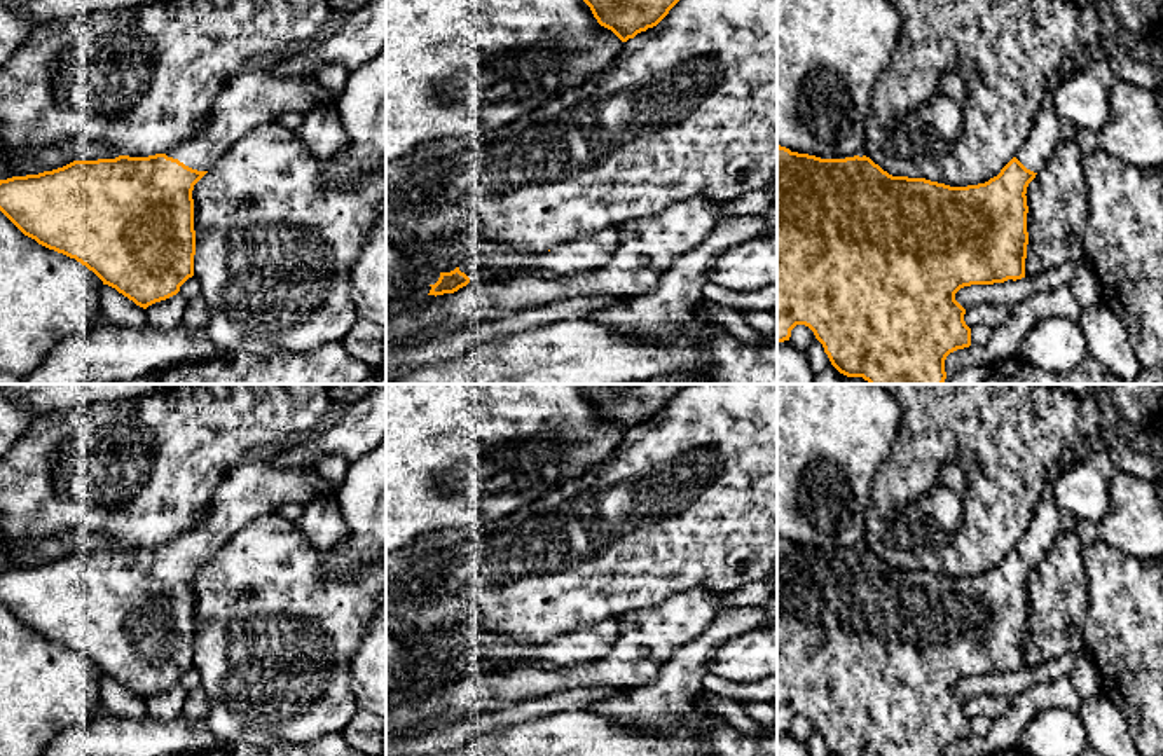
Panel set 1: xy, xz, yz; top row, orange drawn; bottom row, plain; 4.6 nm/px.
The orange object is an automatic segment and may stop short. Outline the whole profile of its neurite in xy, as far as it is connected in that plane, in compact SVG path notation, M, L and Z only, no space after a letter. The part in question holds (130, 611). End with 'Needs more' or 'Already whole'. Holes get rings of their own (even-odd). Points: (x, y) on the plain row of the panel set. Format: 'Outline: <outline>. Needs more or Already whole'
Outline: M255 454L234 468L215 489L206 519L162 545L73 552L52 562L0 571L0 602L24 627L75 649L143 700L176 686L194 667L194 576L251 520L286 503L325 498L318 468L283 470L271 459L272 454Z. Needs more

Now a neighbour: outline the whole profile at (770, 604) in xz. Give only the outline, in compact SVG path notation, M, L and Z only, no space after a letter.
M777 566L772 569L772 574L767 581L774 585L774 592L763 604L763 608L768 611L768 622L763 625L777 627Z

